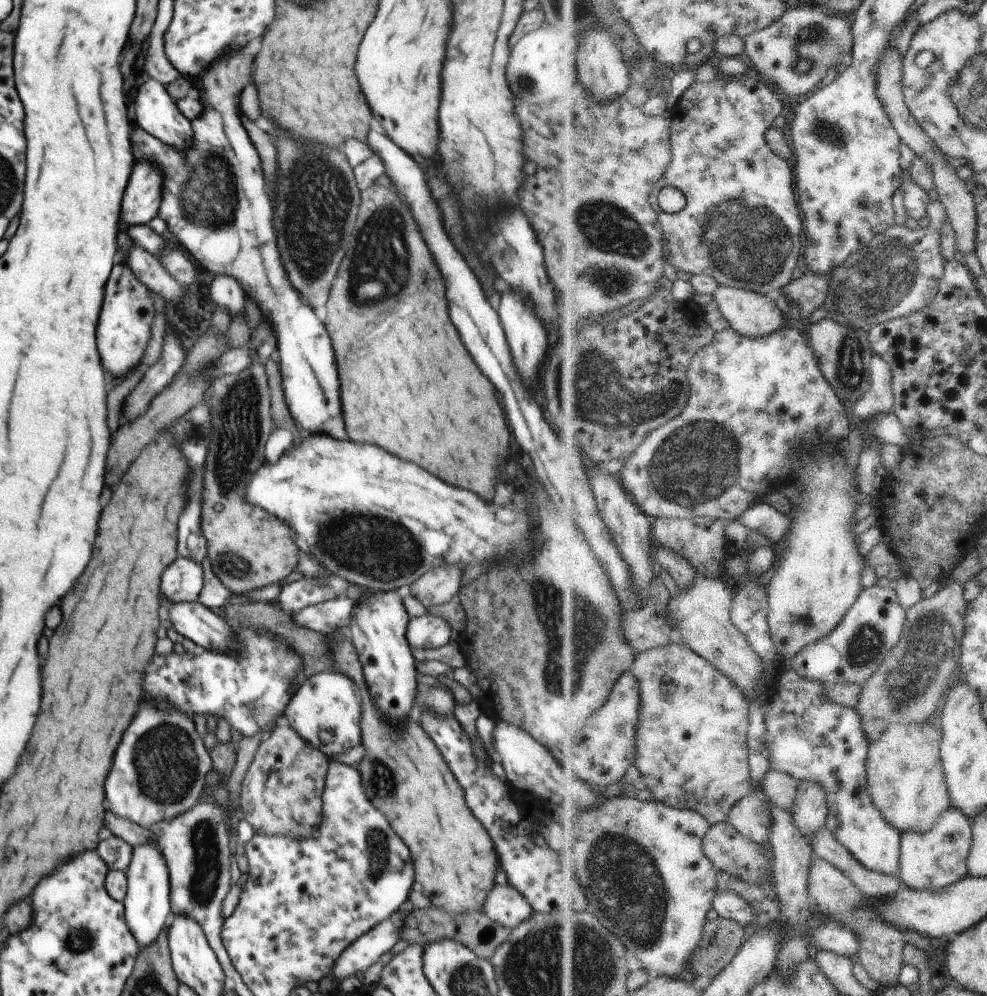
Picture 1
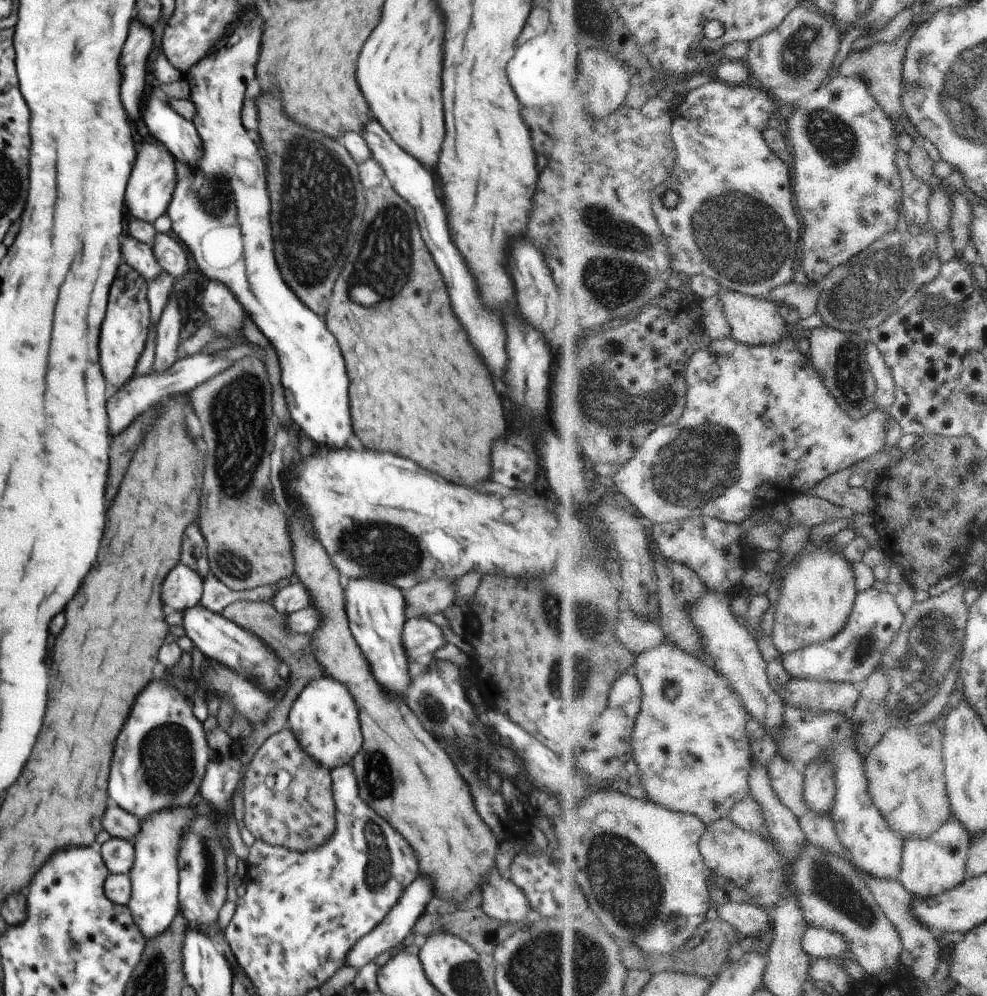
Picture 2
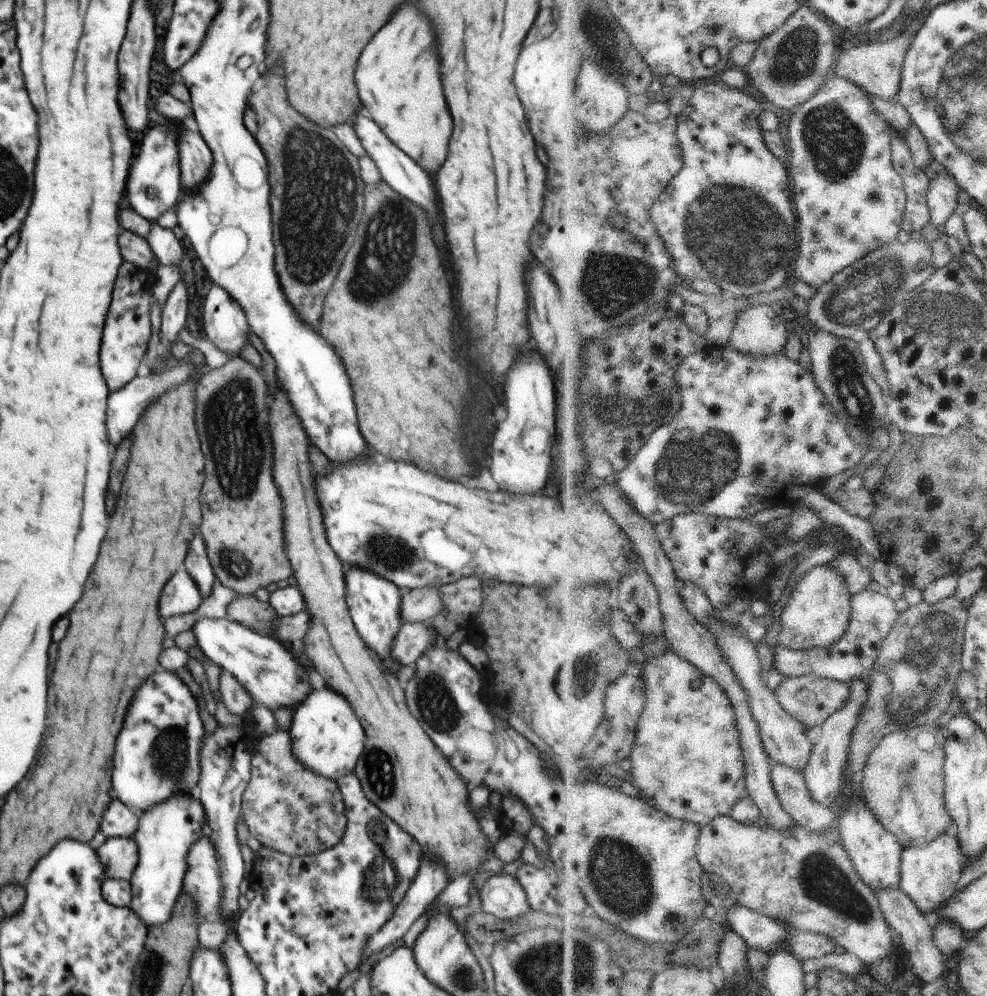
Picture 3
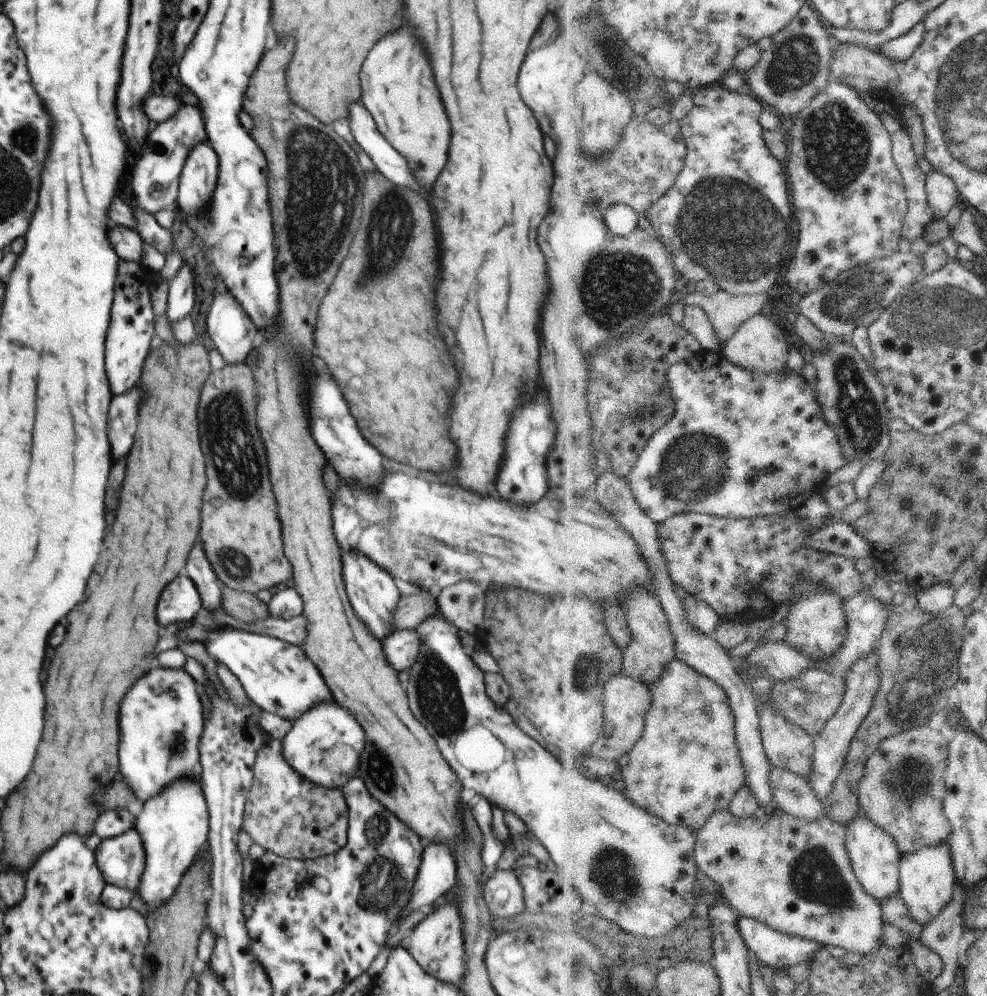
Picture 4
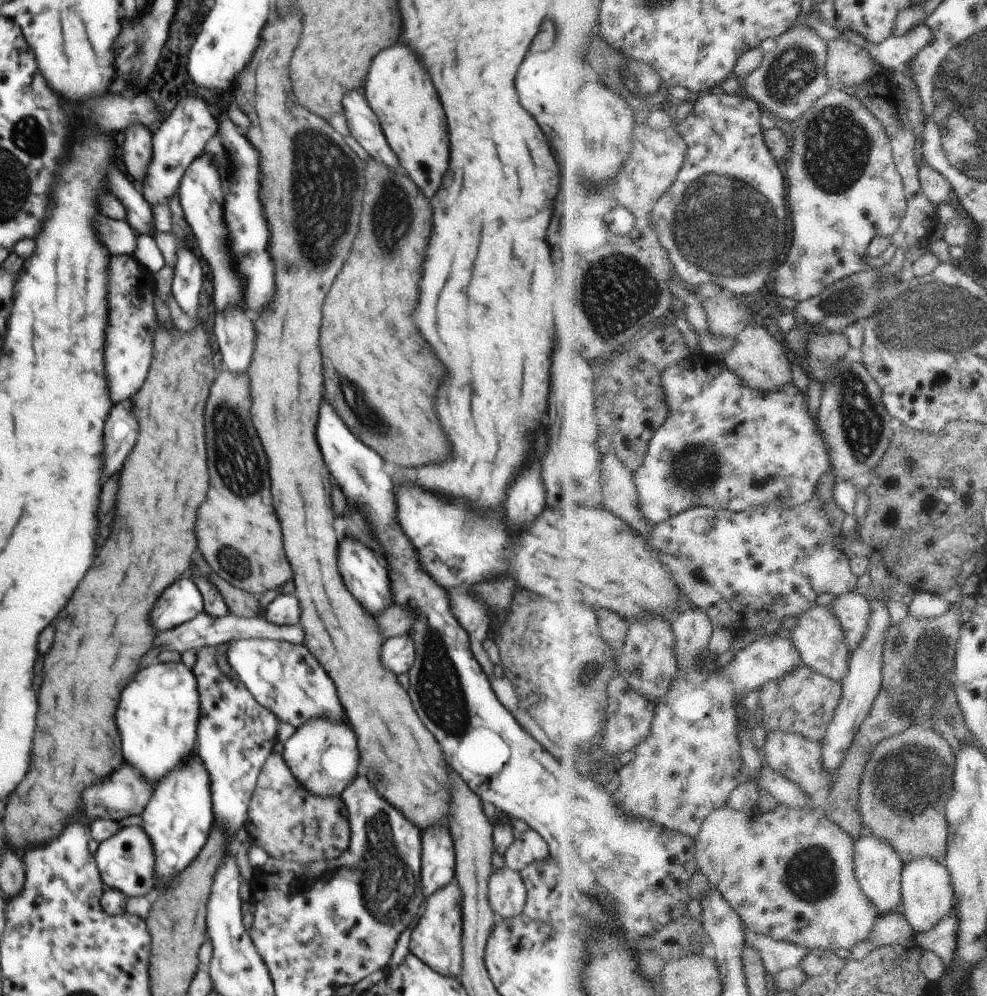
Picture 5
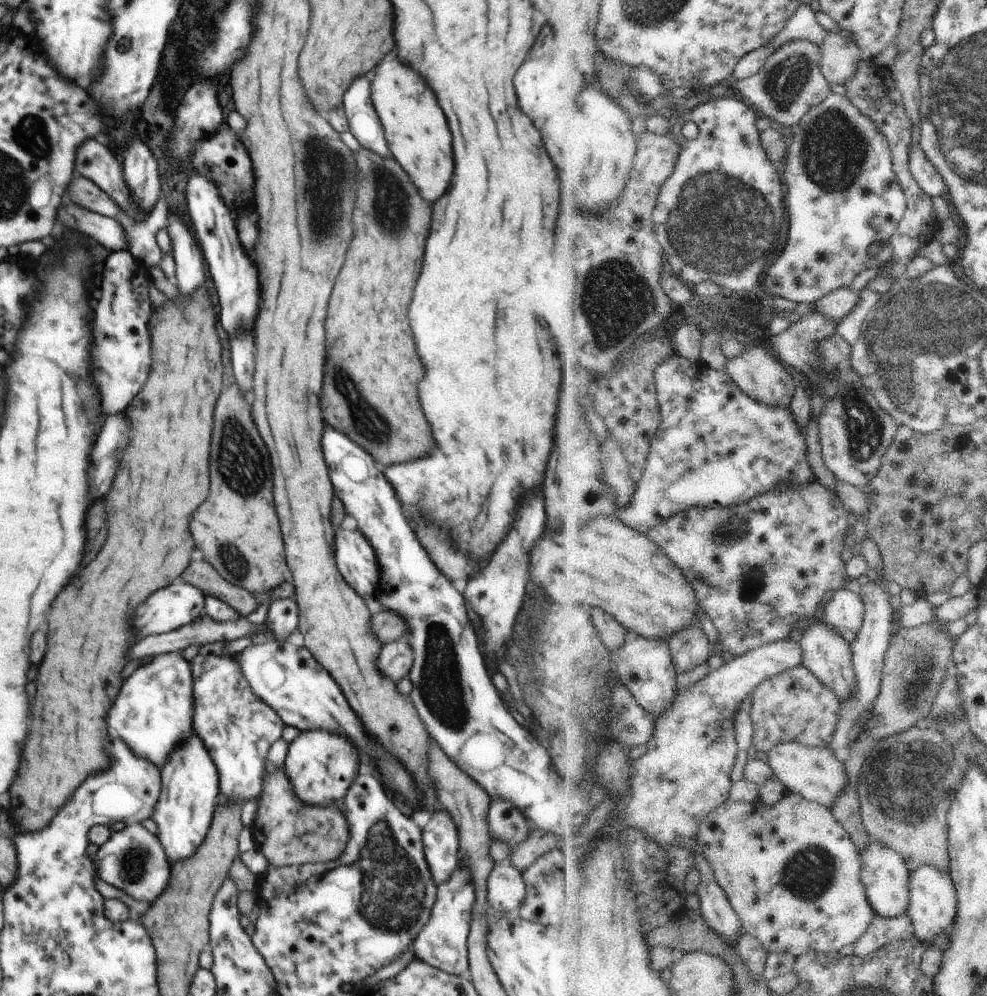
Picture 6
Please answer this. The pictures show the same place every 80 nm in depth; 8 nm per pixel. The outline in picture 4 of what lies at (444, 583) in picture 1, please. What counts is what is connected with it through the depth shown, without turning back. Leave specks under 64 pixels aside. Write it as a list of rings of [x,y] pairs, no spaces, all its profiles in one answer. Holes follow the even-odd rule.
[[[428,591],[401,595],[392,615],[394,631],[415,629],[426,617],[436,612],[436,600]]]

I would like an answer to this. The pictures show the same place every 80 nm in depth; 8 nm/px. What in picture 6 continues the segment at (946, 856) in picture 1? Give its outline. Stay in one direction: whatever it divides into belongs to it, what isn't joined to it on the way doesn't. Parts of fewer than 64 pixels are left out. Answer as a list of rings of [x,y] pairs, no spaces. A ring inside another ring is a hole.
[[[923,866],[919,871],[912,873],[912,876],[910,889],[913,890],[913,900],[909,915],[915,924],[915,934],[925,943],[932,944],[957,923],[960,906],[959,892],[953,877],[939,871],[936,867]]]

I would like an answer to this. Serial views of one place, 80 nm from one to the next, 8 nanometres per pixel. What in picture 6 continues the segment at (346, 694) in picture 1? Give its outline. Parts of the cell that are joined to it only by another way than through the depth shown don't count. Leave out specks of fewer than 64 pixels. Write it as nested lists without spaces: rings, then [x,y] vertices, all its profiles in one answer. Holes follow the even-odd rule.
[[[301,732],[290,744],[283,768],[294,794],[305,805],[329,807],[342,802],[358,774],[358,754],[354,746],[328,732]]]

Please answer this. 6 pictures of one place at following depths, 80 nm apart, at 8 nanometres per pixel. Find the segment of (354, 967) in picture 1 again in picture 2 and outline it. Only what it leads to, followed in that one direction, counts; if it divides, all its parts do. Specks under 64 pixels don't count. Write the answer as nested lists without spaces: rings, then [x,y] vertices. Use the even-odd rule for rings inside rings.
[[[420,874],[414,882],[411,882],[405,888],[402,896],[392,907],[392,910],[385,916],[385,919],[352,947],[352,950],[347,956],[346,966],[355,966],[360,970],[363,966],[372,962],[374,958],[380,956],[382,952],[398,946],[412,932],[417,920],[424,914],[426,904],[435,895],[435,888],[432,888],[432,880]]]

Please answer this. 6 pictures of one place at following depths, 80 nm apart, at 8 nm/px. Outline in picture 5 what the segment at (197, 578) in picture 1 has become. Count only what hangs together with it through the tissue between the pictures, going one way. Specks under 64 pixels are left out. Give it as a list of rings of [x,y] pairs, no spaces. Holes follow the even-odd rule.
[[[180,578],[160,596],[150,612],[150,624],[154,630],[176,628],[203,611],[203,596],[193,580]]]

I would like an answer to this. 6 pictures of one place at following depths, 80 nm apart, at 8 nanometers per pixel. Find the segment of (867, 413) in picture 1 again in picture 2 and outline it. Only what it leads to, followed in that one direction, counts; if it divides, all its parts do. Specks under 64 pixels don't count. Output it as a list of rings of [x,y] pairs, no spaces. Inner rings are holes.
[[[872,340],[868,341],[867,351],[869,363],[873,368],[874,374],[877,377],[879,386],[877,392],[877,403],[888,410],[896,400],[896,379],[893,375],[893,370],[887,363],[884,353],[881,348]]]

